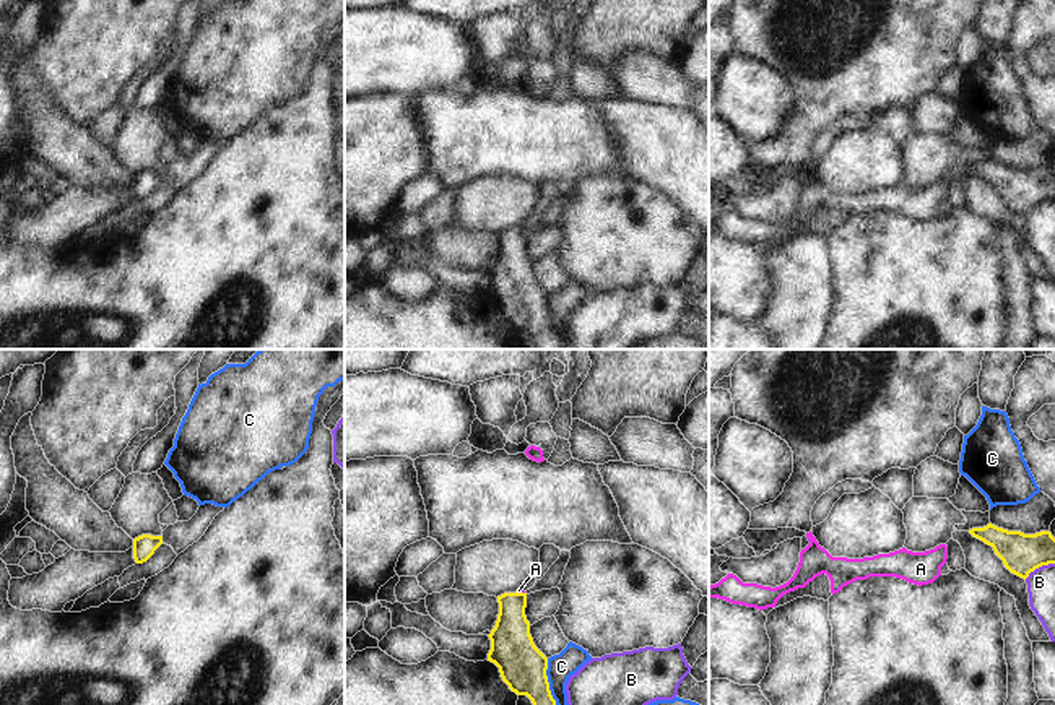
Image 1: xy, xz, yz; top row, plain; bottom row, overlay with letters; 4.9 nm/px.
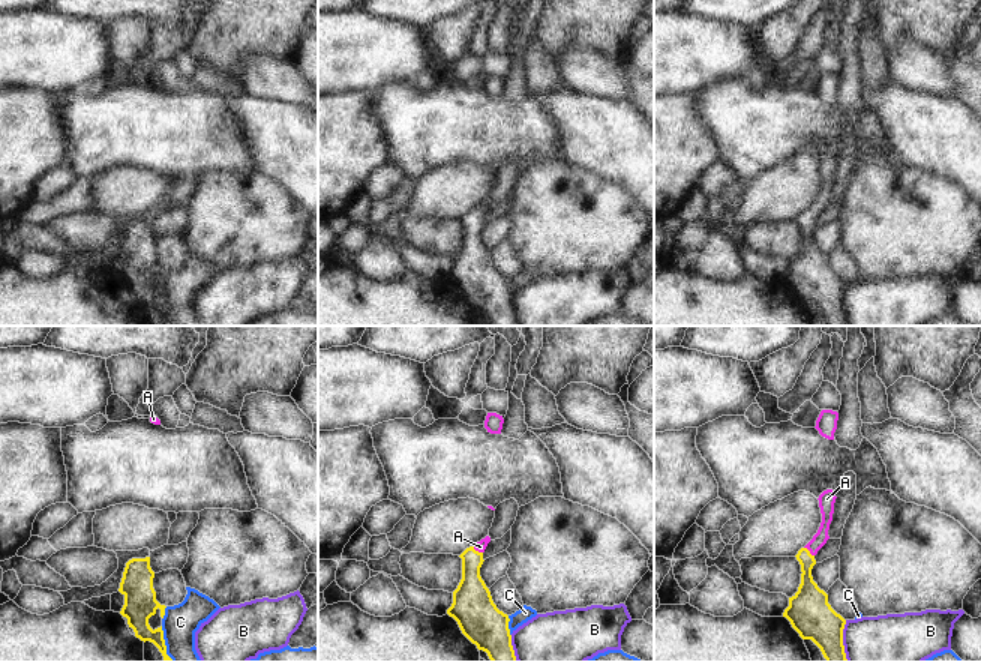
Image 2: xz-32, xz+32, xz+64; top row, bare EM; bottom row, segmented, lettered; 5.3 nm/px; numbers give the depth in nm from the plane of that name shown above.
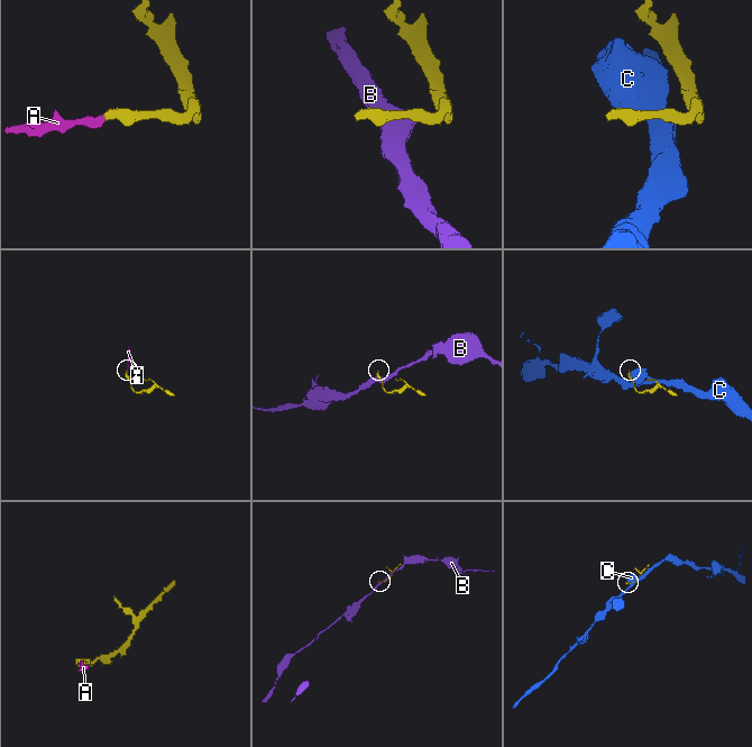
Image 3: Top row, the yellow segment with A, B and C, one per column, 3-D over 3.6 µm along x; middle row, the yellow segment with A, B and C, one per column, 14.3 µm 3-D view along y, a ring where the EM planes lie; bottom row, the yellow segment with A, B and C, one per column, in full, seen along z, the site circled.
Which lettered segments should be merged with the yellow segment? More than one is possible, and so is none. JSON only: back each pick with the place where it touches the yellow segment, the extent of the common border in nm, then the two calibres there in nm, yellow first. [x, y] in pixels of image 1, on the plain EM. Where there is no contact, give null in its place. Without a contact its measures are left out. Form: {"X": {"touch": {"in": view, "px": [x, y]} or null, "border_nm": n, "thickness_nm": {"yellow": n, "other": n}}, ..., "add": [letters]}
{"A": {"touch": {"in": "xz", "px": [520, 229]}, "border_nm": 50, "thickness_nm": {"yellow": 200, "other": 20}}, "add": ["A"]}

